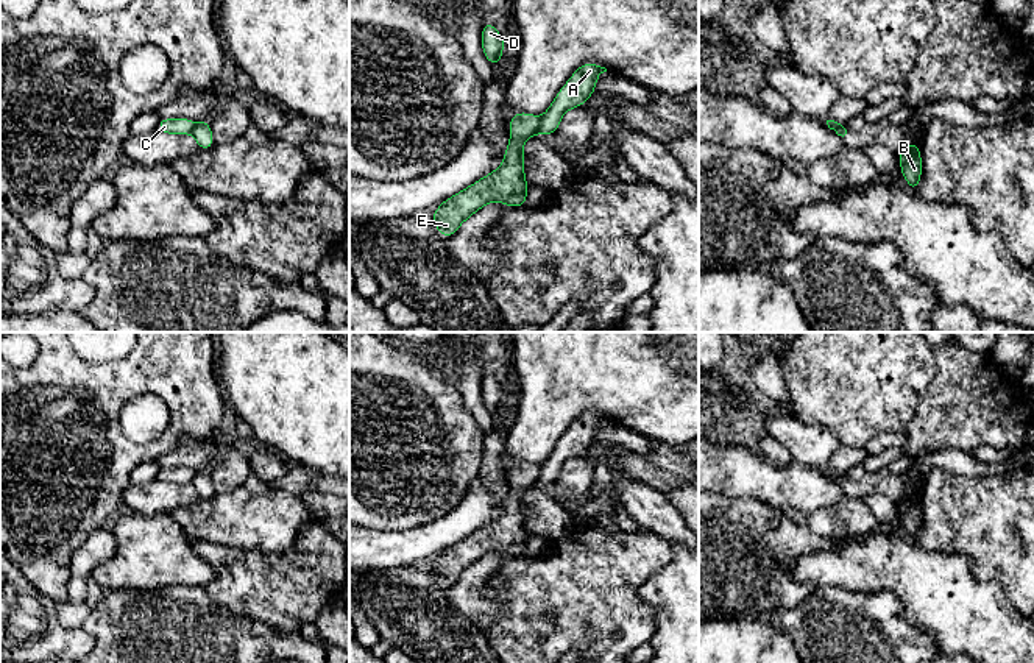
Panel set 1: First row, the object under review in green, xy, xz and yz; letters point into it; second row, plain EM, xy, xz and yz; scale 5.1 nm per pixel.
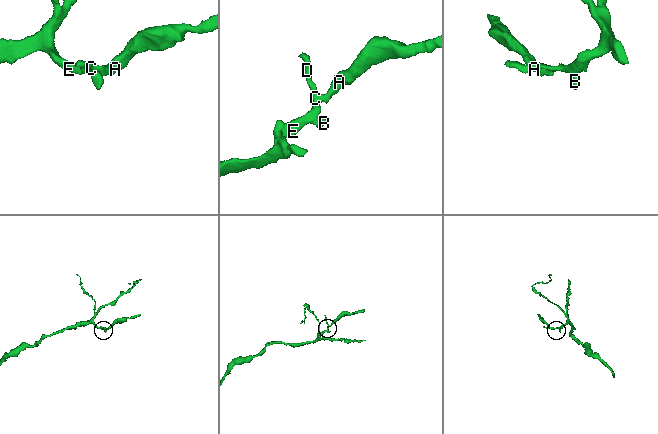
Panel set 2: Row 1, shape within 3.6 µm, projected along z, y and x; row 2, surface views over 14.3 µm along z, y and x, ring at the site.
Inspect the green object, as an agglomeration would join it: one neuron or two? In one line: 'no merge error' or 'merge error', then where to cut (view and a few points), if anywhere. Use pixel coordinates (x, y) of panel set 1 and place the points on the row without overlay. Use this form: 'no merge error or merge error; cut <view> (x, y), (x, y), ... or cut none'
merge error; cut xz (541, 468), (535, 481)

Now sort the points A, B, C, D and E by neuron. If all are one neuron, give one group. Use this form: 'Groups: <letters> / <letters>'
Groups: A / B C D E

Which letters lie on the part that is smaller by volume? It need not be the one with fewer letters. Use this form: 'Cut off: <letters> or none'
Cut off: A

